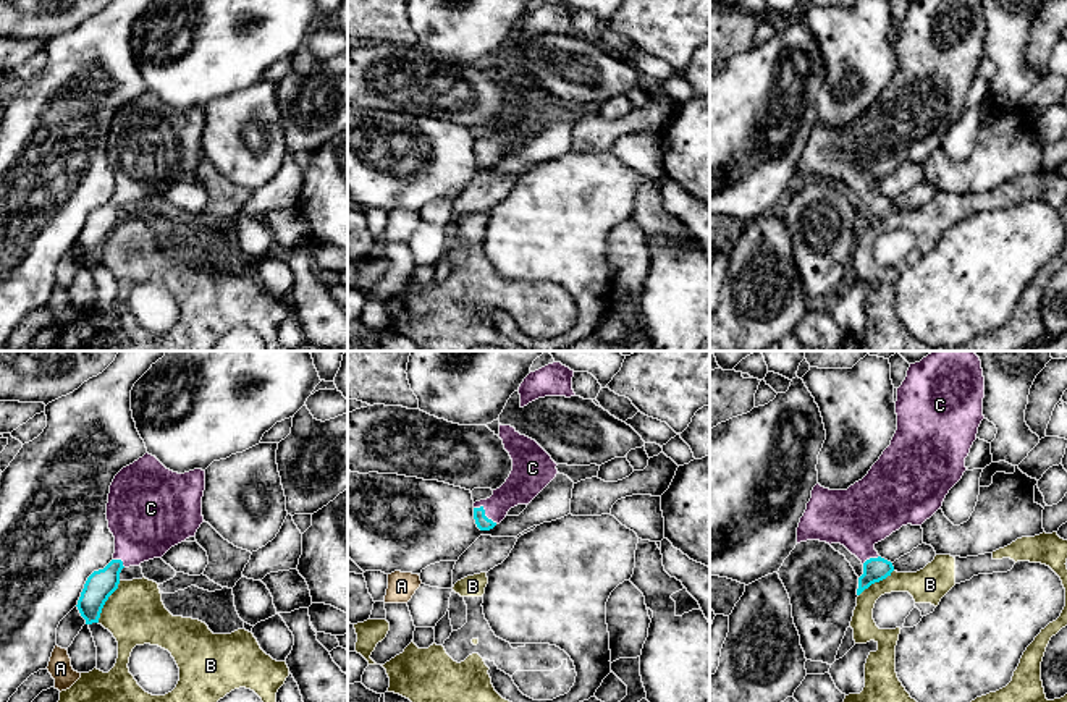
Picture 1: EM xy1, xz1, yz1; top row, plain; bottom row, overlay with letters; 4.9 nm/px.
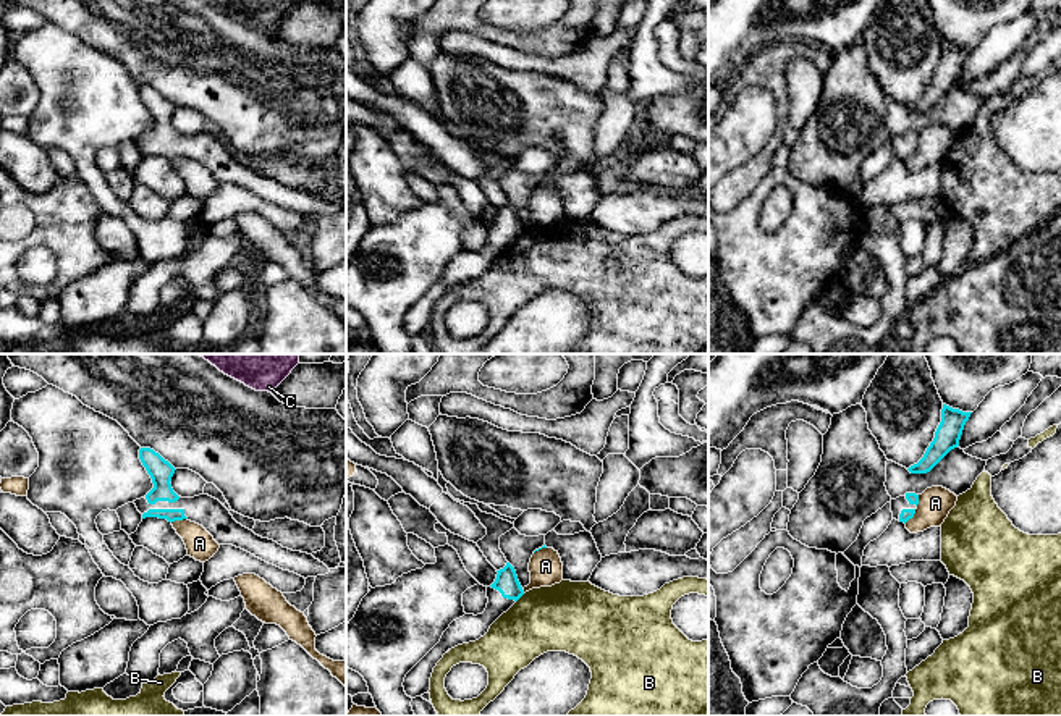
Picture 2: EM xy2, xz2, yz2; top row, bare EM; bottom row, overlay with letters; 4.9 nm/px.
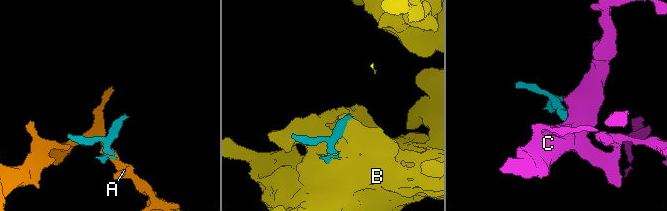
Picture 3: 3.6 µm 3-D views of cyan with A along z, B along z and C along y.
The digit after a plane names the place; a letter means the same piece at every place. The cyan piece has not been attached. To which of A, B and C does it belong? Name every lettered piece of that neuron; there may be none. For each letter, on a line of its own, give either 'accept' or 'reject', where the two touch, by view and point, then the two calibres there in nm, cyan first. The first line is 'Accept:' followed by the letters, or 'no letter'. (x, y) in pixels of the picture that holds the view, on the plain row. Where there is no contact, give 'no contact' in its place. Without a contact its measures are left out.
Accept: C
A: reject; contact xy2 (178, 157); calibres 60 and 140 nm
B: reject; contact xy1 (105, 238); calibres 150 and 300 nm
C: accept; contact xz1 (484, 151); calibres 70 and 170 nm

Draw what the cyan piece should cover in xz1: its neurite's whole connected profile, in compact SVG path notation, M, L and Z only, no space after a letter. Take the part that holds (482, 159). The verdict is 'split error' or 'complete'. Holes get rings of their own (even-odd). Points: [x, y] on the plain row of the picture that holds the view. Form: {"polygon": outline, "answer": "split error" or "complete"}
{"polygon": "M500 61L500 76L512 97L512 108L490 136L474 141L474 157L480 168L493 167L511 146L529 142L558 112L551 94L514 65Z", "answer": "split error"}

